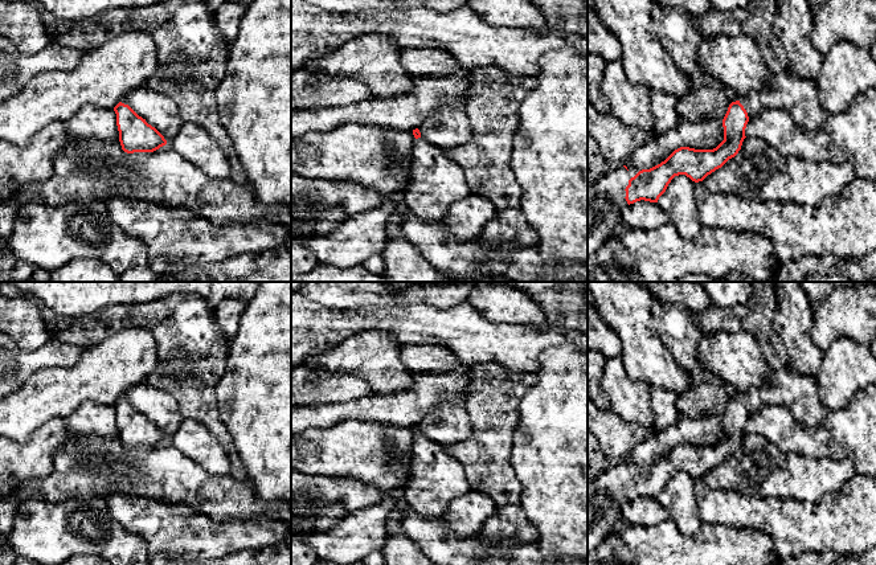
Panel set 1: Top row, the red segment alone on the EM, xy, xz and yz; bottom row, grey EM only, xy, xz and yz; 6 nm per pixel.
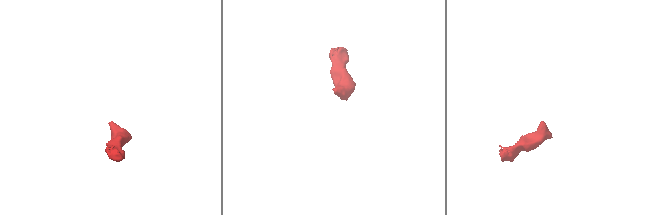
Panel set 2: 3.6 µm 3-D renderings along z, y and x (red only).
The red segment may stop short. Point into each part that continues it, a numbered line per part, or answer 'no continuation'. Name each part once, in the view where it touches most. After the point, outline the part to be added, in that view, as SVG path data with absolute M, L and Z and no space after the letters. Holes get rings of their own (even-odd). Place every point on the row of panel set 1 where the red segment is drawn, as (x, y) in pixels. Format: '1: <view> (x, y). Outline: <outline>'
1: yz (798, 97). Outline: M787 67L770 73L771 87L762 87L740 98L749 119L767 109L786 110L791 120L803 131L819 128L830 115L818 99L816 79L803 79Z
2: yz (606, 196). Outline: M623 164L611 168L597 181L588 184L588 257L621 228L629 180L639 171Z

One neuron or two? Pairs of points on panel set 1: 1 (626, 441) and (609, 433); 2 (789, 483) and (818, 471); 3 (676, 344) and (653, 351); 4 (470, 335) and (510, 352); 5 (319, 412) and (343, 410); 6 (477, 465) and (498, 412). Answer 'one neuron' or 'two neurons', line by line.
1: one neuron
2: one neuron
3: two neurons
4: one neuron
5: one neuron
6: one neuron

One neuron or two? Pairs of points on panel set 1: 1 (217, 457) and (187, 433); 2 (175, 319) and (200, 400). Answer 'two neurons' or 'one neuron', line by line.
1: one neuron
2: one neuron

